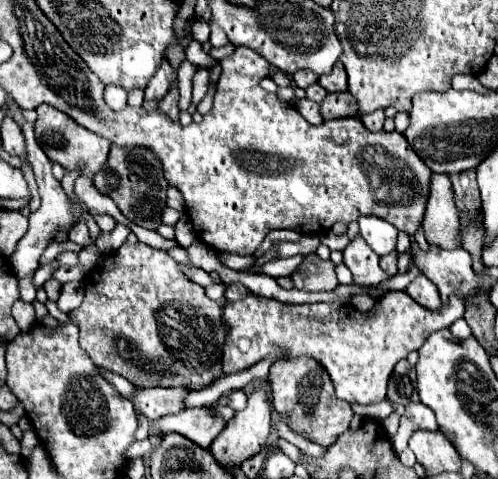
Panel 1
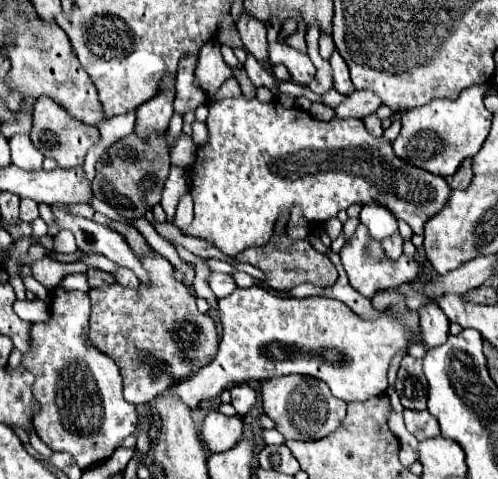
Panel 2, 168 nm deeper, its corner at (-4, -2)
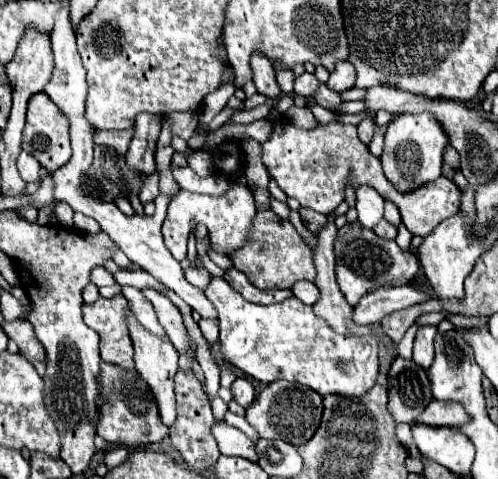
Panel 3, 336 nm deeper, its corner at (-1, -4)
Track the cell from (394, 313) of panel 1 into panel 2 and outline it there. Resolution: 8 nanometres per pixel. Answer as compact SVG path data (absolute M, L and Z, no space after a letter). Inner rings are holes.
M250 287L250 289L236 289L232 295L218 301L220 311L220 323L222 323L222 339L216 353L216 359L204 367L204 371L198 371L192 375L192 379L178 383L172 389L172 395L182 401L188 409L196 409L200 403L216 399L224 389L230 389L234 385L246 383L246 381L266 381L270 377L300 373L300 375L312 375L328 383L334 397L344 401L366 401L370 397L378 397L386 391L388 381L386 373L390 367L390 361L396 353L402 349L408 349L412 343L422 343L416 339L416 333L404 325L400 319L402 313L408 311L404 303L392 305L390 309L382 311L378 319L362 319L356 315L348 305L336 299L326 297L306 297L306 299L292 299L292 297L278 297L262 287Z

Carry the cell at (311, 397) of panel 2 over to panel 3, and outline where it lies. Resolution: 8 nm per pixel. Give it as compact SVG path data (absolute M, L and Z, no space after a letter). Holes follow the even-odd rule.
M275 381L271 385L267 385L257 395L257 399L245 409L245 419L253 429L257 429L259 437L263 437L263 439L285 439L291 445L303 445L317 431L321 413L323 413L323 409L321 409L319 393L315 393L313 389L299 385L299 383Z

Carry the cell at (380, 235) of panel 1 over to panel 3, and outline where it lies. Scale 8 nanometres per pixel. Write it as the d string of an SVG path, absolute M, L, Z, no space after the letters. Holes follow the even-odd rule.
M359 185L355 189L355 209L359 211L359 223L373 229L377 221L383 219L383 197L369 185Z

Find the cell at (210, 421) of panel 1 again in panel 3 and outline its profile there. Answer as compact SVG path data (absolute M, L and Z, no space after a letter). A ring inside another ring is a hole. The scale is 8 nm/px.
M215 423L213 425L213 435L217 439L221 455L235 455L249 459L257 463L257 453L255 453L255 443L239 429L227 425L227 423Z

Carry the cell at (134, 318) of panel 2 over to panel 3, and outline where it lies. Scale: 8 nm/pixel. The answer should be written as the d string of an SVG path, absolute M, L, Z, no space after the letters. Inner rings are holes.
M123 295L113 299L99 297L95 303L83 305L83 321L99 333L103 361L133 369L133 343L125 325L125 309L127 299Z

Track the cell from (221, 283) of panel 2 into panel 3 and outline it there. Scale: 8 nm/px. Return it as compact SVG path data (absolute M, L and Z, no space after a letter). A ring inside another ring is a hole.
M187 267L183 273L185 273L185 279L187 279L191 285L199 287L199 289L205 289L205 285L209 285L209 271L207 271L207 269Z

